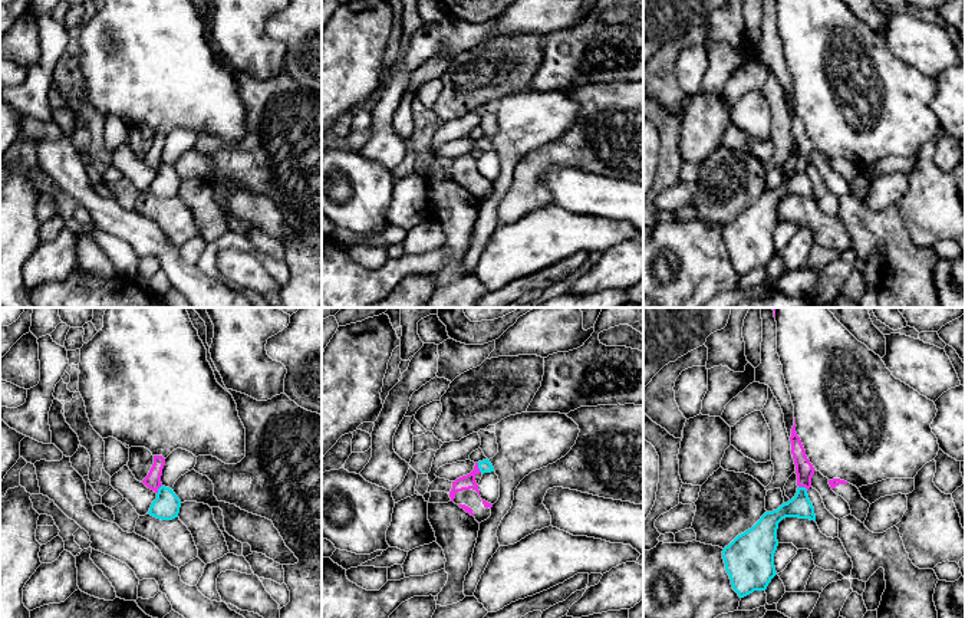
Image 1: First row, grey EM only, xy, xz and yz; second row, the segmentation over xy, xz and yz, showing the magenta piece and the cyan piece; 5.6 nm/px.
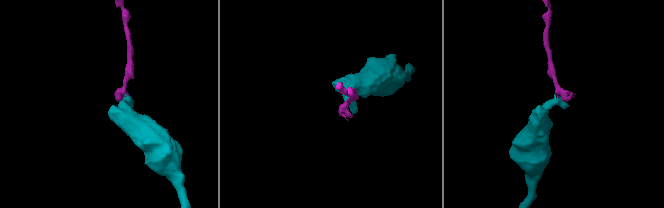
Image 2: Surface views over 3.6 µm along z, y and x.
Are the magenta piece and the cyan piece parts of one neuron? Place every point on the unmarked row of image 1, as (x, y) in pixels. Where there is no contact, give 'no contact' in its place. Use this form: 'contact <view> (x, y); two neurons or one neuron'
contact yz (803, 164); one neuron

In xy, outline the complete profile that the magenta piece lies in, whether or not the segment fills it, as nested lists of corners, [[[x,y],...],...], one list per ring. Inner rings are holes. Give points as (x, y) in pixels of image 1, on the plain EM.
[[[154,134],[154,142],[142,161],[157,171],[157,177],[152,180],[148,193],[161,198],[172,198],[178,195],[181,178],[172,167],[161,161],[164,144],[165,137],[162,134]]]

